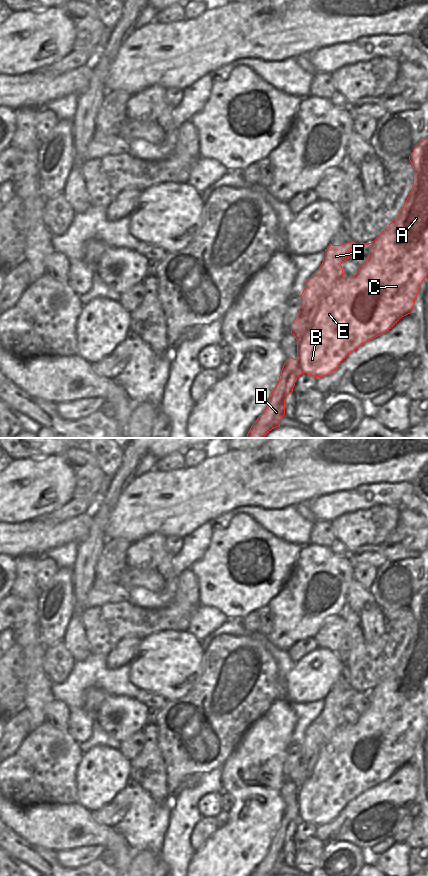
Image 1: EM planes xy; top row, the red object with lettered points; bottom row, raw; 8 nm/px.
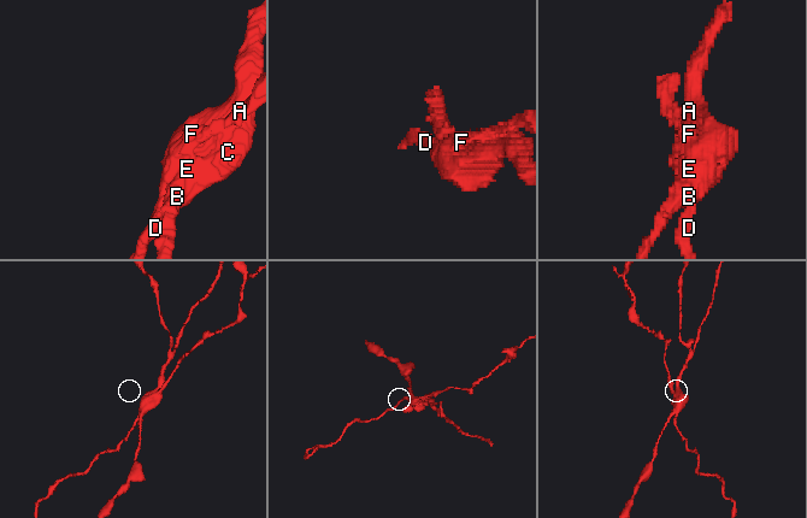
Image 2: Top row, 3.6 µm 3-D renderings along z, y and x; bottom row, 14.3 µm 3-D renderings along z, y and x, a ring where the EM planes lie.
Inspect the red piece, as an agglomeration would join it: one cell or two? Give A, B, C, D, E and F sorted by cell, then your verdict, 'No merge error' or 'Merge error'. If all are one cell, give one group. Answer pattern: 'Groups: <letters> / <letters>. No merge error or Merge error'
Groups: A B C E / D F. Merge error.

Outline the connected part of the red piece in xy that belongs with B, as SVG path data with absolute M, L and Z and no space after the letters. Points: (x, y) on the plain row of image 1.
M428 583L409 604L413 614L411 640L395 666L369 693L369 704L354 725L338 727L323 745L311 778L297 795L297 807L303 821L324 825L333 821L339 812L364 791L389 779L402 765L413 758L419 736L428 722Z

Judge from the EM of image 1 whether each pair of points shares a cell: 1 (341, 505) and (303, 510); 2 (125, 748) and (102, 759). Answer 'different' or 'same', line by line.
1: different
2: different

